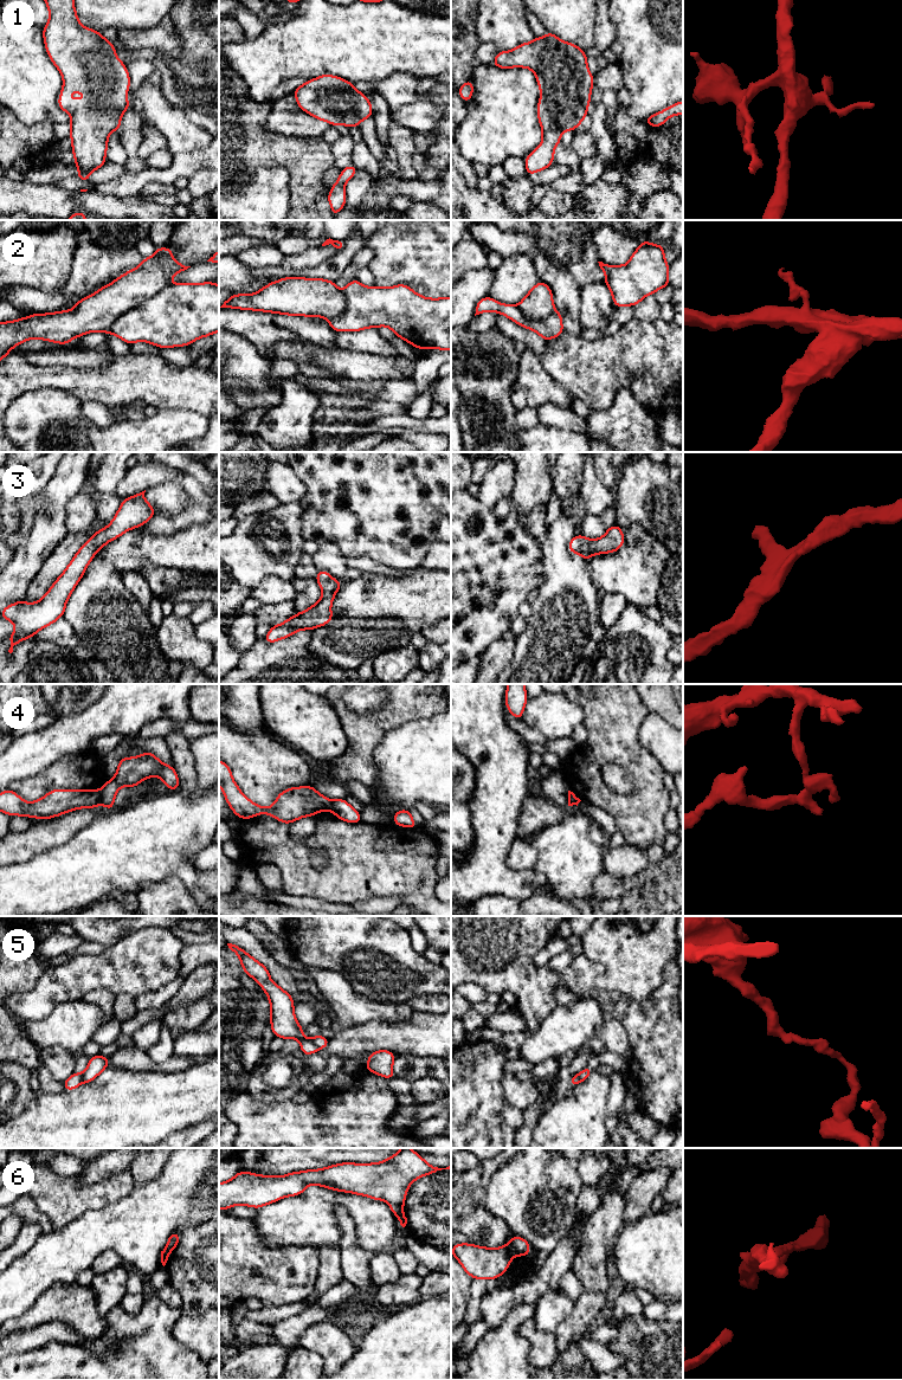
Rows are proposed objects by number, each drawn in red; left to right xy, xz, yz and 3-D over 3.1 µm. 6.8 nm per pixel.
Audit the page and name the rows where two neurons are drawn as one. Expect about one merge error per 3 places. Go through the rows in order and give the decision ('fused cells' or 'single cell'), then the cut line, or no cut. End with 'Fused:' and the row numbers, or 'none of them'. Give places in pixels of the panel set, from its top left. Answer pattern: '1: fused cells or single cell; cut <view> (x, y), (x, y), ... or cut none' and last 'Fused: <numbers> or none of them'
1: single cell; cut none
2: fused cells; cut xy (168, 285), (126, 310), (107, 331)
3: single cell; cut none
4: fused cells; cut xy (98, 792), (100, 799)
5: fused cells; cut xy (81, 1074), (82, 1082)
6: fused cells; cut yz (510, 1242), (515, 1252)
Fused: 2, 4, 5, 6

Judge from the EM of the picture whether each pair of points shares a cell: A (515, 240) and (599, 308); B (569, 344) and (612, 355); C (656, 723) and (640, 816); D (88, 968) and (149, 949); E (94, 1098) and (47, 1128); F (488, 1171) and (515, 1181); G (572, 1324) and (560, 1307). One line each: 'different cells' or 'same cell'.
A: different cells
B: same cell
C: different cells
D: same cell
E: same cell
F: different cells
G: different cells

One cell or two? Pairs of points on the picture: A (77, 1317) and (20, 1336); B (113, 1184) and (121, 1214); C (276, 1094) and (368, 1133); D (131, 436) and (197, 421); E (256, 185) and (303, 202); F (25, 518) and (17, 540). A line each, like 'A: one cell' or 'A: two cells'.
A: two cells
B: two cells
C: two cells
D: one cell
E: two cells
F: one cell

